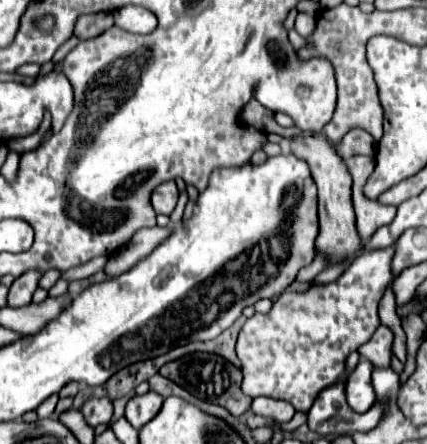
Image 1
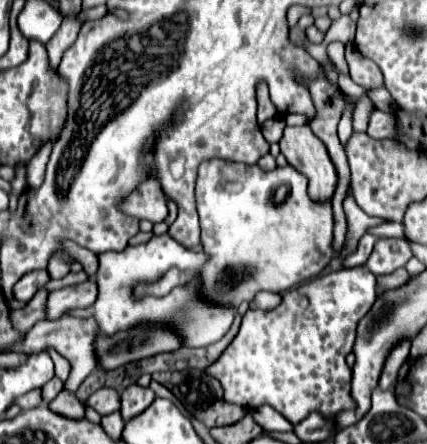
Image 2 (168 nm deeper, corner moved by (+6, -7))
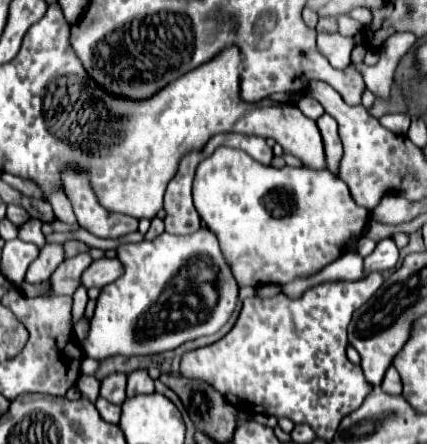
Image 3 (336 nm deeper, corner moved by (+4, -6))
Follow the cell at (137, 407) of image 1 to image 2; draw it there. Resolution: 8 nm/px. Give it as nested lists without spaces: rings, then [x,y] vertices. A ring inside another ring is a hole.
[[[131,384],[121,394],[121,416],[123,420],[129,420],[137,414],[141,414],[151,402],[155,400],[155,394],[151,388],[143,388],[139,384]]]

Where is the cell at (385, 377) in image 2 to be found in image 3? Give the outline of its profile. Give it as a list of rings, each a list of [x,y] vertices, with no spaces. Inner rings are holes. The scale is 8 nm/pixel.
[[[389,367],[389,371],[385,373],[381,389],[387,393],[401,393],[401,379],[399,379],[399,373],[395,367]]]

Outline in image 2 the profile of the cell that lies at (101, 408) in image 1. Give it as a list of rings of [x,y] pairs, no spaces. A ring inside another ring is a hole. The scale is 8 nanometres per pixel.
[[[99,388],[97,392],[93,392],[93,396],[89,396],[87,404],[93,406],[101,416],[105,416],[119,410],[119,400],[119,392],[113,392],[111,388]]]

